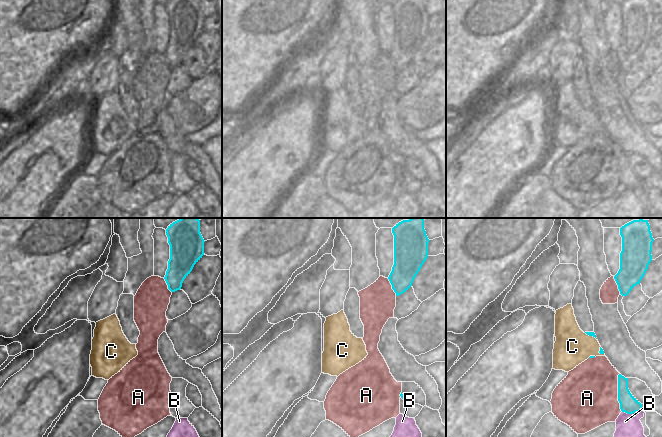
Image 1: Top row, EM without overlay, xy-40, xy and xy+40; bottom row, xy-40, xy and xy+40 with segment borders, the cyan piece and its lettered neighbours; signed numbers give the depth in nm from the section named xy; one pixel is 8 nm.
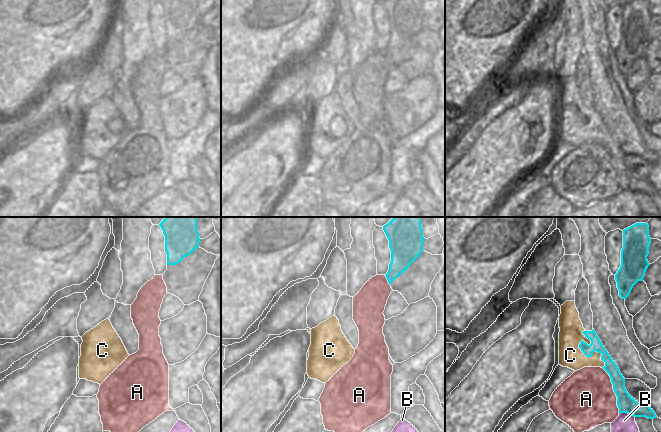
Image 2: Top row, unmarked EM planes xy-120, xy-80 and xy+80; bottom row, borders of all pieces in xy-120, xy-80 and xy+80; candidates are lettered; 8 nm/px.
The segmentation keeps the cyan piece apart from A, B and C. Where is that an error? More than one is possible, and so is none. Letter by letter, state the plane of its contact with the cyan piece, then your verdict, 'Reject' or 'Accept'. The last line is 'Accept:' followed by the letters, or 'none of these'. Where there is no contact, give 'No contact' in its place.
A: Touches cyan in xy+40. Reject
B: Touches cyan in xy+40. Reject
C: Touches cyan in xy+40. Reject
Accept: none of these

